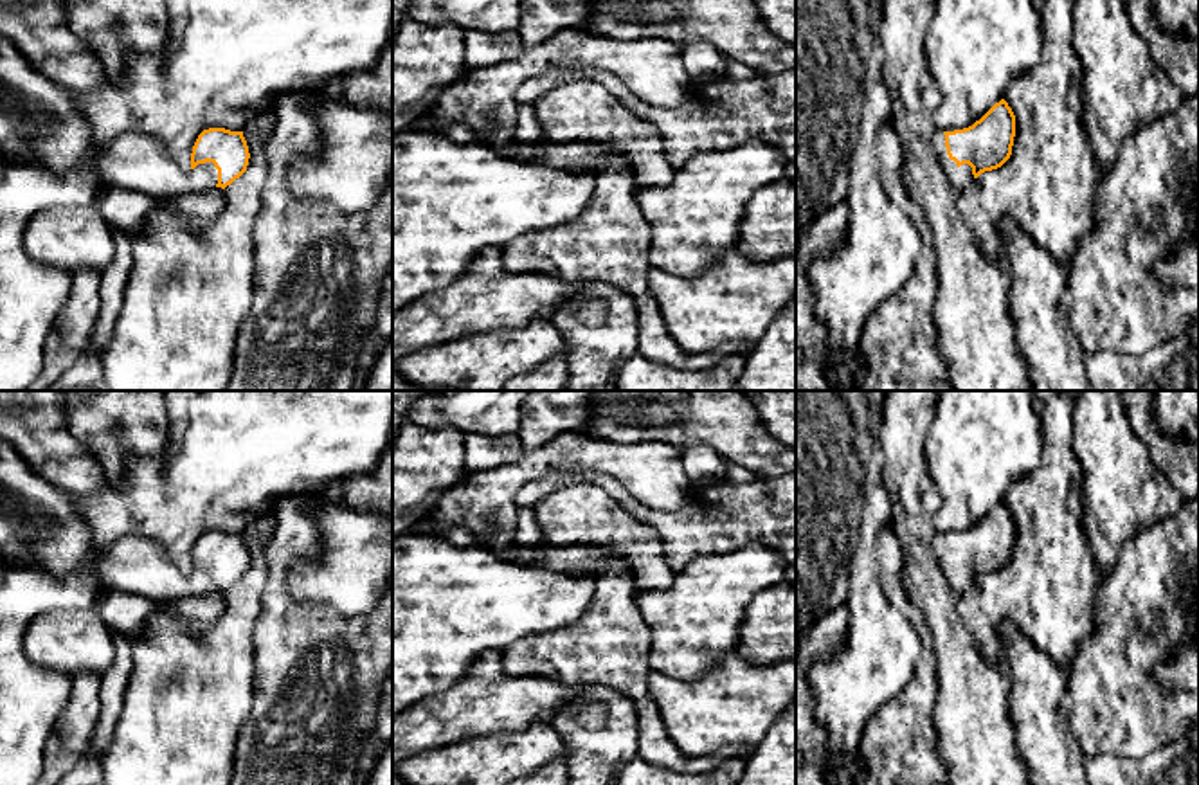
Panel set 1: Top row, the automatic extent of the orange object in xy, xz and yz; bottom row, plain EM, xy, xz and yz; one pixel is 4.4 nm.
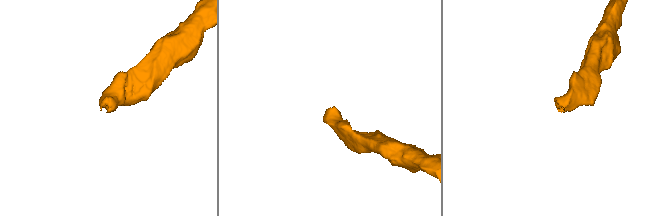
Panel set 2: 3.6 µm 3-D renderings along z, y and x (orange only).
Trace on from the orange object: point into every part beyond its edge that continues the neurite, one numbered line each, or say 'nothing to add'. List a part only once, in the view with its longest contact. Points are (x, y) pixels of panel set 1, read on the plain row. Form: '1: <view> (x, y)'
1: yz (962, 580)

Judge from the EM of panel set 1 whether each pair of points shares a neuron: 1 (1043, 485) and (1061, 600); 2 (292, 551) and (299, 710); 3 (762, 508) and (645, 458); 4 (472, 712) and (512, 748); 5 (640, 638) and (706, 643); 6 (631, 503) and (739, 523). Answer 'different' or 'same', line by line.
1: same
2: same
3: different
4: different
5: different
6: same

